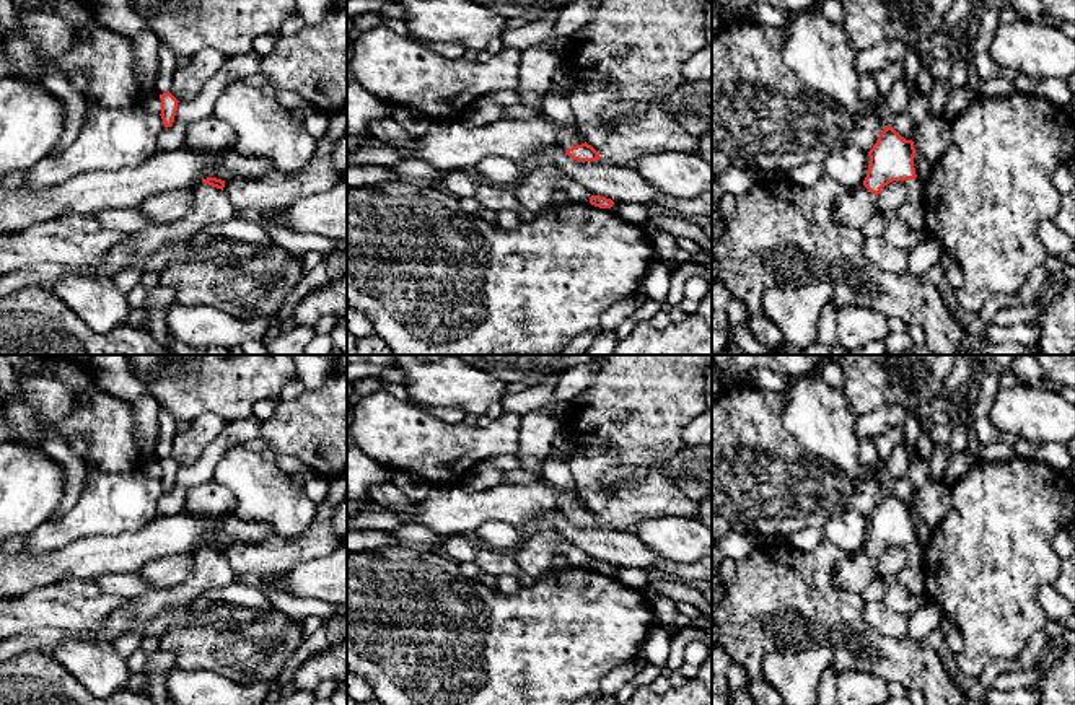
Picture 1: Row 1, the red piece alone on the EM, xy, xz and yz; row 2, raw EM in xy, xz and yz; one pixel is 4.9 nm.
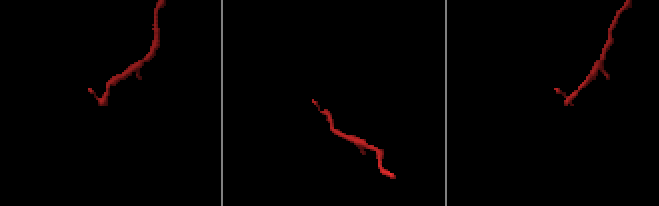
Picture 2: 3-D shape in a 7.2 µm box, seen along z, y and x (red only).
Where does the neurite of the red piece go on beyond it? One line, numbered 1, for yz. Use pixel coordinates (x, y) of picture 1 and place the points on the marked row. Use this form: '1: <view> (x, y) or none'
1: yz (855, 207)

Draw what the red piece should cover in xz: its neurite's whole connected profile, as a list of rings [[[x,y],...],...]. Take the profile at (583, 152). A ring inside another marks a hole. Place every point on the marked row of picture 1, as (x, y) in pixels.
[[[552,85],[546,93],[546,99],[541,103],[541,116],[549,117],[560,125],[559,147],[577,161],[596,161],[599,153],[586,143],[585,135],[577,134],[570,125],[577,122],[570,106],[570,99],[565,96],[565,86]]]

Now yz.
[[[891,125],[880,134],[868,156],[863,184],[837,197],[832,205],[836,220],[857,230],[880,212],[876,195],[884,186],[917,177],[914,142],[901,137]]]

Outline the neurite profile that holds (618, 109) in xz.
[[[612,101],[604,114],[601,116],[601,122],[612,127],[622,117],[630,117],[632,114],[638,114],[650,106],[648,101]]]

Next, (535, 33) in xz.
[[[557,10],[544,13],[539,20],[528,23],[518,29],[505,29],[502,33],[503,49],[516,49],[520,52],[544,44],[554,31]]]

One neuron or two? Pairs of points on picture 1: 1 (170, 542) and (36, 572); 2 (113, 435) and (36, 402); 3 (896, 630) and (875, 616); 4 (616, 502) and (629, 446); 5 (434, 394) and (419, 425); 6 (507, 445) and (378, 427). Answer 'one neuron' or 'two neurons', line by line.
1: one neuron
2: one neuron
3: one neuron
4: one neuron
5: two neurons
6: one neuron

